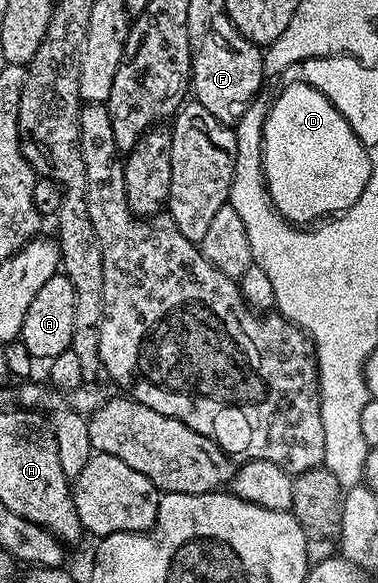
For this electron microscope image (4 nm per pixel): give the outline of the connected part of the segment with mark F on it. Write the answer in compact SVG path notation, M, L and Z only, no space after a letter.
M227 16L213 19L206 35L198 38L191 58L191 89L197 104L216 119L234 123L245 115L248 107L256 104L258 97L255 96L263 80L263 49L245 39Z

